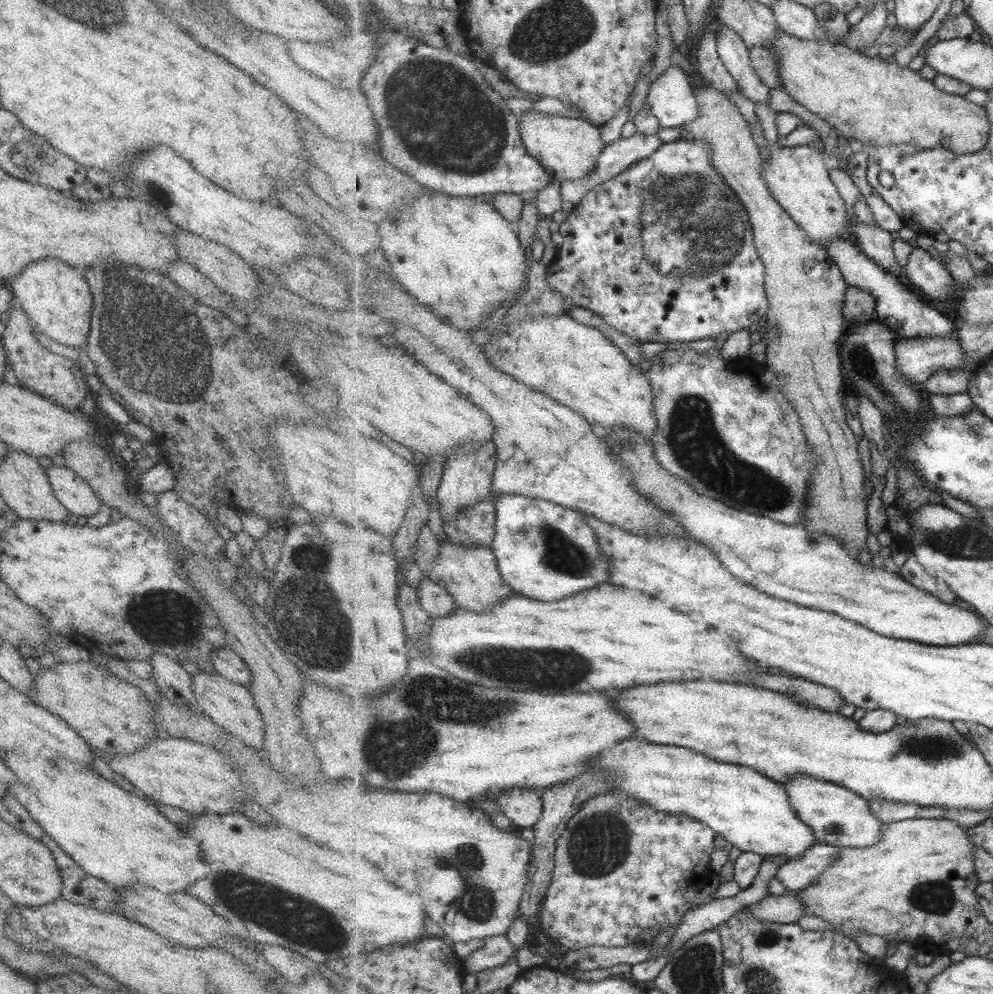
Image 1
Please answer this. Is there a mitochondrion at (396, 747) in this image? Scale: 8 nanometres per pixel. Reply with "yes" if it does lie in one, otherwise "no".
yes

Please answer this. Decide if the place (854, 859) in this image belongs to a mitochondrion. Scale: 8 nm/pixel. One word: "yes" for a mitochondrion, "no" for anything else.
no

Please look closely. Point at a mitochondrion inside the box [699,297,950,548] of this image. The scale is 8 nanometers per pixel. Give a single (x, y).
(862, 367)

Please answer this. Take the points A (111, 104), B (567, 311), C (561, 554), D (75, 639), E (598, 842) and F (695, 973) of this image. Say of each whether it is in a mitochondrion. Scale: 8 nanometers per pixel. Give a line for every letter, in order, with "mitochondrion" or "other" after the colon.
A: other
B: other
C: mitochondrion
D: other
E: mitochondrion
F: mitochondrion

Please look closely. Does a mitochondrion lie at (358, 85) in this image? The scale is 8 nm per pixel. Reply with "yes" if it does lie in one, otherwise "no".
no

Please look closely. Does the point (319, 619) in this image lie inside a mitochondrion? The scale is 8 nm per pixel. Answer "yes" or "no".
yes

